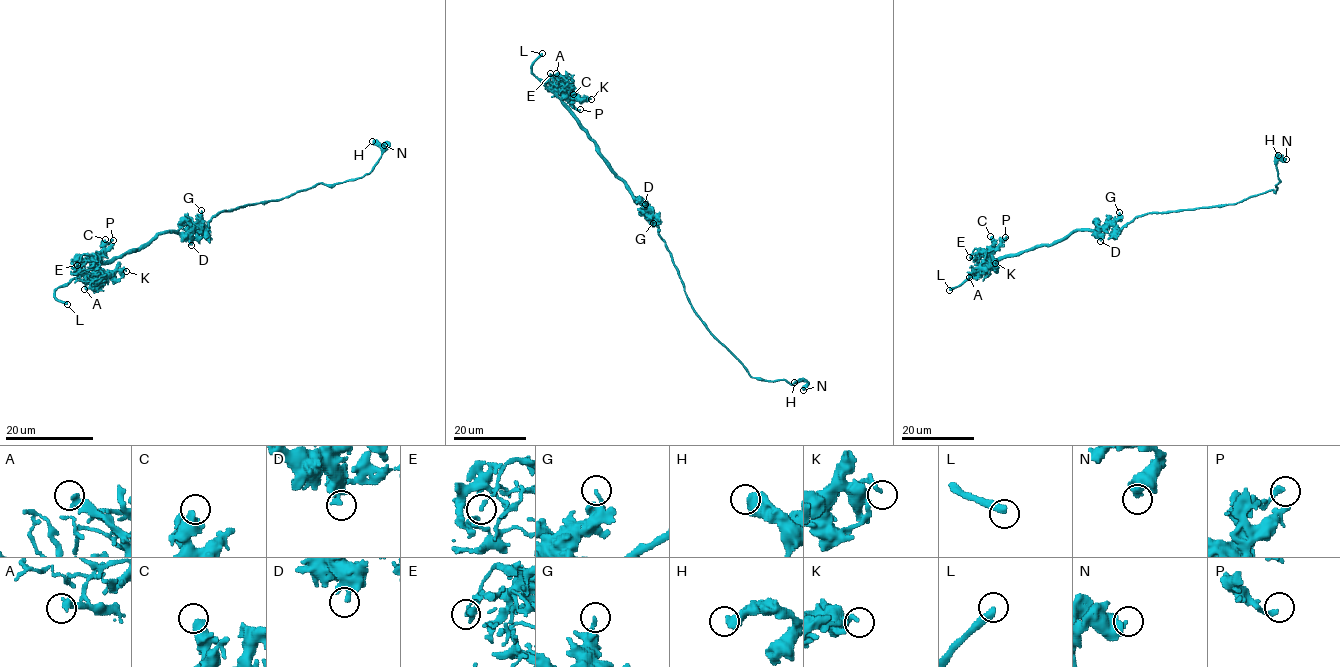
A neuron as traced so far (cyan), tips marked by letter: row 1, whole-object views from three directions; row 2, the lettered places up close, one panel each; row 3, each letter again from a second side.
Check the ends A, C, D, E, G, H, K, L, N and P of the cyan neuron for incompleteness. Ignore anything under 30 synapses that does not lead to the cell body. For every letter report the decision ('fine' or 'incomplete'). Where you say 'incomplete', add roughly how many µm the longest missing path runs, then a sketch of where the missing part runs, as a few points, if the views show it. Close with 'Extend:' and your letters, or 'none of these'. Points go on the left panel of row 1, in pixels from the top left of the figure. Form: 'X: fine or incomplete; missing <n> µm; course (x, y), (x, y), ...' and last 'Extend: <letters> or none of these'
A: fine
C: fine
D: fine
E: fine
G: fine
H: fine
K: fine
L: incomplete; missing 70 µm; course (67, 304), (77, 304), (88, 313), (88, 324), (95, 332), (126, 342), (201, 297), (229, 300)
N: fine
P: fine
Extend: L

